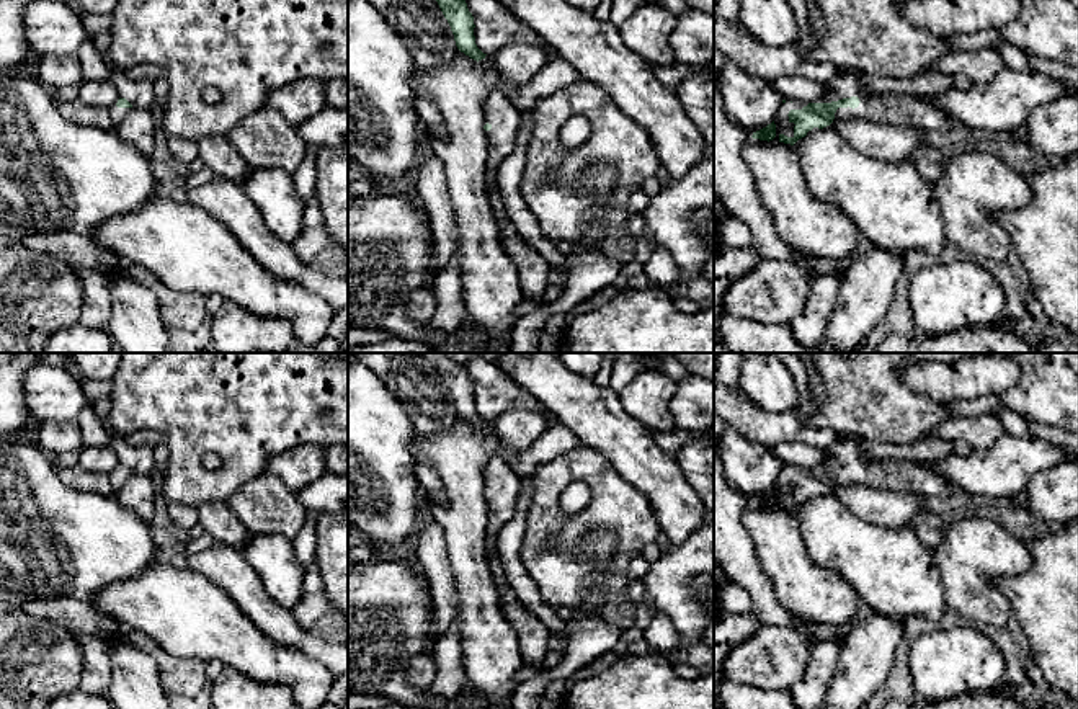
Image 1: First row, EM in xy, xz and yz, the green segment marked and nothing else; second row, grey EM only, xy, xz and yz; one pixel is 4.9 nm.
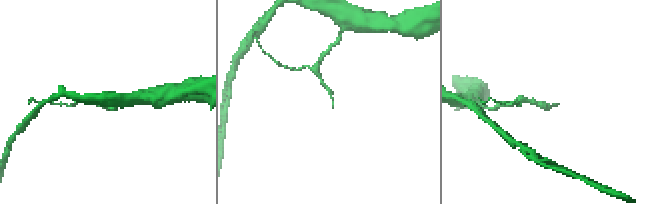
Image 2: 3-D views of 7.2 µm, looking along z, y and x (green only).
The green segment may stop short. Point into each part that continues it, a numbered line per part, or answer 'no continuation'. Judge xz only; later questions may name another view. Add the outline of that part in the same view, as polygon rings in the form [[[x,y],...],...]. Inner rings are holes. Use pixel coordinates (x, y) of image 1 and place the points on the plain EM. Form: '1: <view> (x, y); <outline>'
1: xz (500, 477); [[[500,456],[488,459],[483,470],[483,492],[487,488],[492,492],[490,497],[485,497],[488,508],[485,544],[490,573],[500,596],[500,608],[519,640],[521,658],[539,673],[547,668],[544,658],[550,650],[550,631],[516,600],[497,551],[498,534],[516,511],[519,487],[521,475],[508,461]]]

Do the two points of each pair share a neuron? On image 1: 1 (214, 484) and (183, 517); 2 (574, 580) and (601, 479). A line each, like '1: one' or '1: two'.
1: two
2: one

